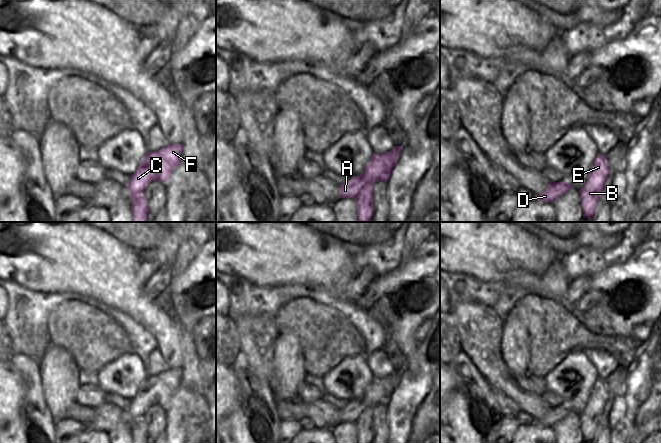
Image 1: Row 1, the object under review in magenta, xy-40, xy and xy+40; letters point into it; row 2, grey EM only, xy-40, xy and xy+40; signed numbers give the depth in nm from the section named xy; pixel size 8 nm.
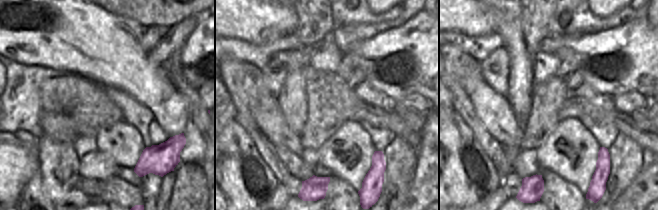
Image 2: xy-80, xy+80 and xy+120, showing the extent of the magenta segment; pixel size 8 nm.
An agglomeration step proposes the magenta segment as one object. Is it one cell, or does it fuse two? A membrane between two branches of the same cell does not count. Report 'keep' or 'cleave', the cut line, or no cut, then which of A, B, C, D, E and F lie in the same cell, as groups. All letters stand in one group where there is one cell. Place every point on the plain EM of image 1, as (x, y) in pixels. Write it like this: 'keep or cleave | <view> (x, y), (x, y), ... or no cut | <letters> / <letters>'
cleave | xy (381, 385), (375, 385), (371, 389), (368, 403), (355, 422) | A C D F / B E

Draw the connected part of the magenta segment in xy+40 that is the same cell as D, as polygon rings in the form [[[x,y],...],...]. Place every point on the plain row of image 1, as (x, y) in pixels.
[[[565,405],[562,406],[549,406],[549,409],[544,416],[535,420],[535,424],[540,426],[552,427],[557,424],[560,420],[565,418],[570,412],[574,412],[570,408],[566,408]]]

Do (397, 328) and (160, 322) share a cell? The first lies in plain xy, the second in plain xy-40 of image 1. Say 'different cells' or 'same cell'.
different cells

